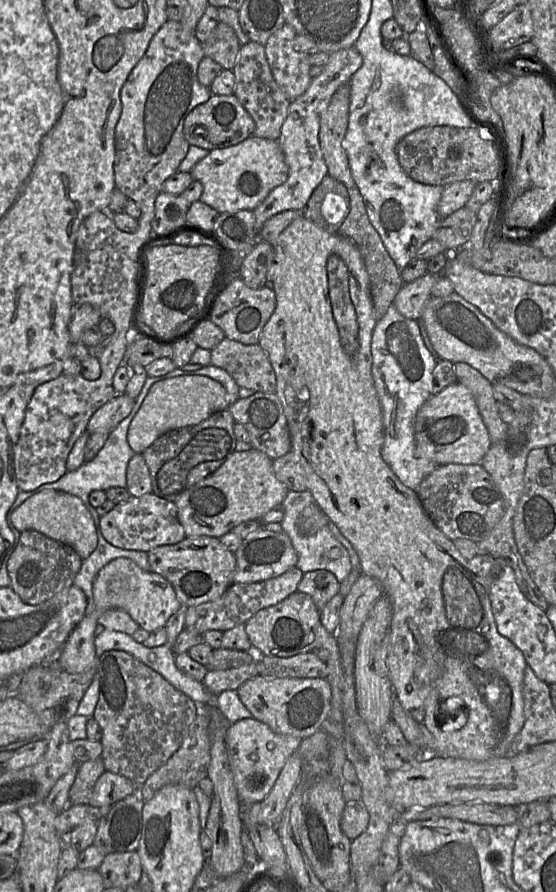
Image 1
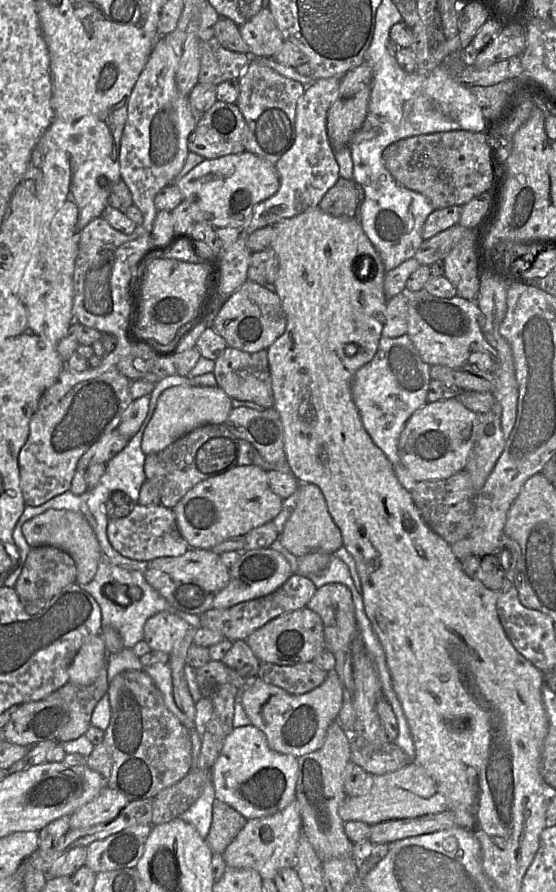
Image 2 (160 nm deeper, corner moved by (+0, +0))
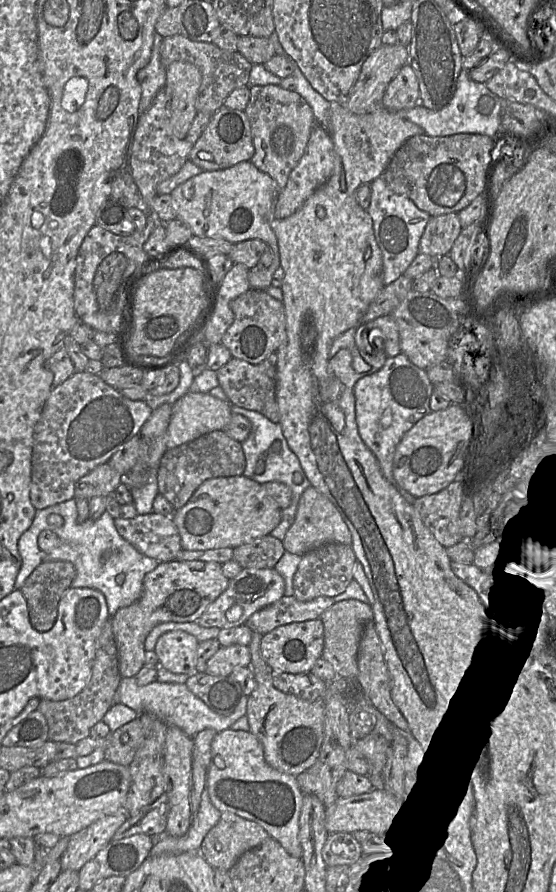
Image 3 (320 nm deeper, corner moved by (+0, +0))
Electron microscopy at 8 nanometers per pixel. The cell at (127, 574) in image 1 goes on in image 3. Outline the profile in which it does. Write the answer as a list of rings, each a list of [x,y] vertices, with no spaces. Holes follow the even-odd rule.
[[[168,631],[156,642],[156,653],[160,666],[175,674],[186,674],[189,677],[198,673],[196,654],[198,640],[185,631]]]

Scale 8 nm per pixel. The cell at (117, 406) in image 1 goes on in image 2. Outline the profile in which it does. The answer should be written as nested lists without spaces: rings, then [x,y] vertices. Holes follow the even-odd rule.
[[[118,429],[104,436],[93,444],[89,450],[79,459],[76,470],[86,471],[89,465],[94,463],[107,464],[114,456],[122,451],[128,443]]]

